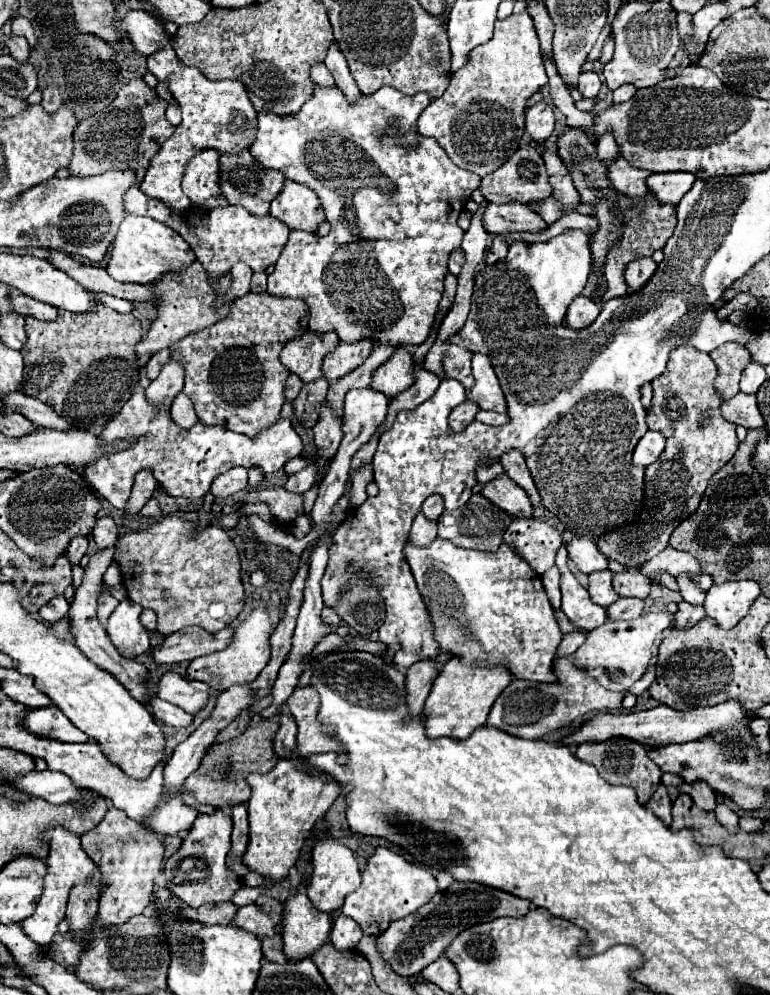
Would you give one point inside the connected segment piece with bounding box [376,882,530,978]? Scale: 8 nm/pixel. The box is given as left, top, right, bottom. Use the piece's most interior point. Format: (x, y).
(410, 944)

